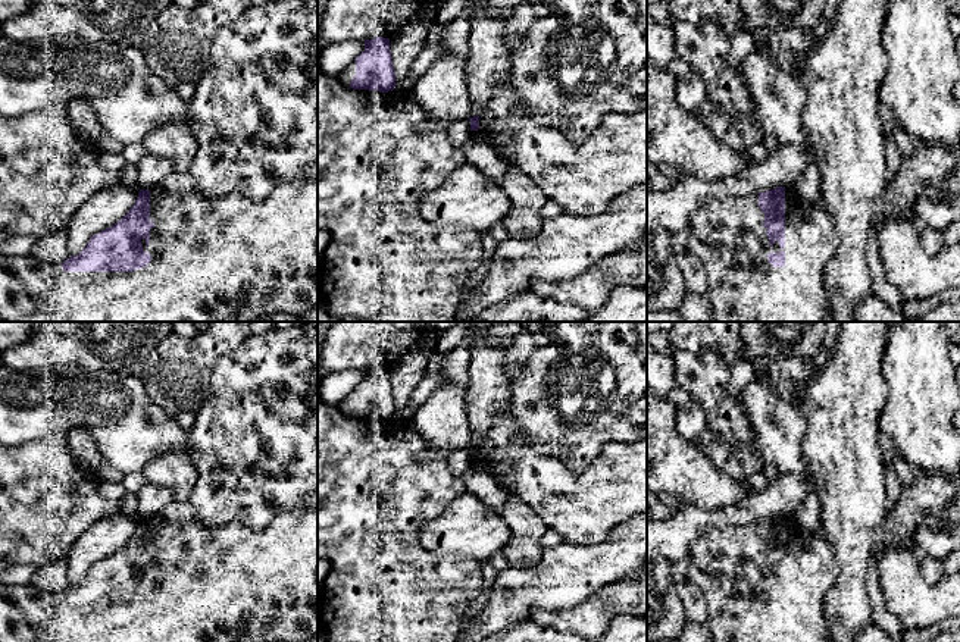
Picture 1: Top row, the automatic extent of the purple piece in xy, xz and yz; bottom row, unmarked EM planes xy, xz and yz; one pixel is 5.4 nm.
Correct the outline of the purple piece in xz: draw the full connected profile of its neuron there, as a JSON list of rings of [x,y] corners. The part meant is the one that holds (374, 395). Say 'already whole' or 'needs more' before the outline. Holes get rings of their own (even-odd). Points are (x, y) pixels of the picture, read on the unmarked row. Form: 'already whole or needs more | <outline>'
needs more | [[[390,367],[365,370],[365,379],[338,404],[343,414],[354,419],[388,422],[395,416]]]

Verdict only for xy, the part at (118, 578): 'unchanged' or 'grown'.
grown

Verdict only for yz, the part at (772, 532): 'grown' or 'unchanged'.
grown

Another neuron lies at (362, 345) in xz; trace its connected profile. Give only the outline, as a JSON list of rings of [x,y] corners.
[[[334,322],[318,360],[318,404],[320,380],[341,370],[391,367],[429,332],[432,322]]]

